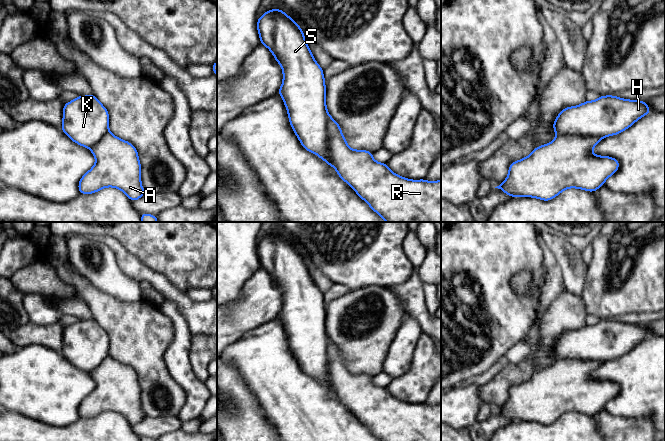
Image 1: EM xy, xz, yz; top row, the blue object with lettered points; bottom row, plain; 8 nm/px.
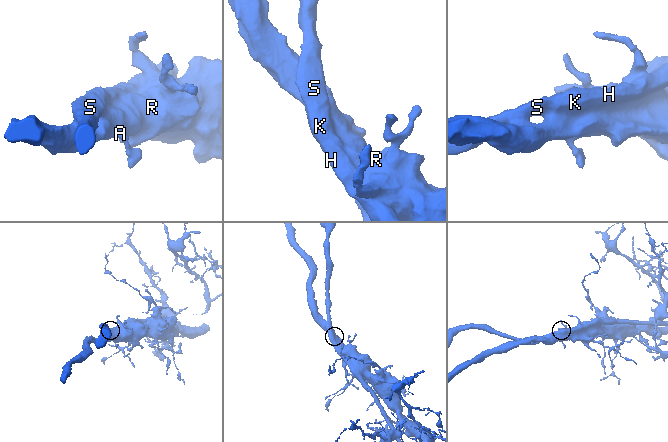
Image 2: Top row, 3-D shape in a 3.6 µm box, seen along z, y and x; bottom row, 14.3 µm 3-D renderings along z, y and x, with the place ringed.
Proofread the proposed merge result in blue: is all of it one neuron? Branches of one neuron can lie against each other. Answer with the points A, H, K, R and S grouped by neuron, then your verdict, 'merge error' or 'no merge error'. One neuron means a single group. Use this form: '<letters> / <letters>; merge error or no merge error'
A R / H K S; merge error

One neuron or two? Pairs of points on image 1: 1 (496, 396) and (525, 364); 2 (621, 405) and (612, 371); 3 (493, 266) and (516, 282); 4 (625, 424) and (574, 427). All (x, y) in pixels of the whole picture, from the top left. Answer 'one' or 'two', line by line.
1: one
2: one
3: two
4: two

